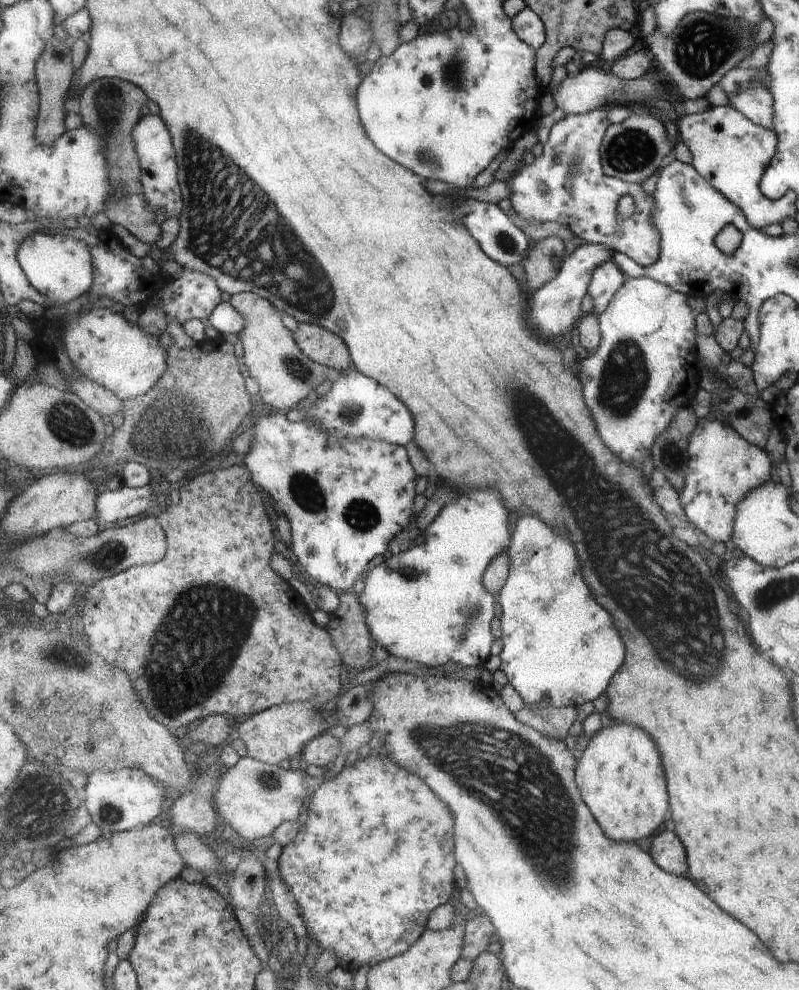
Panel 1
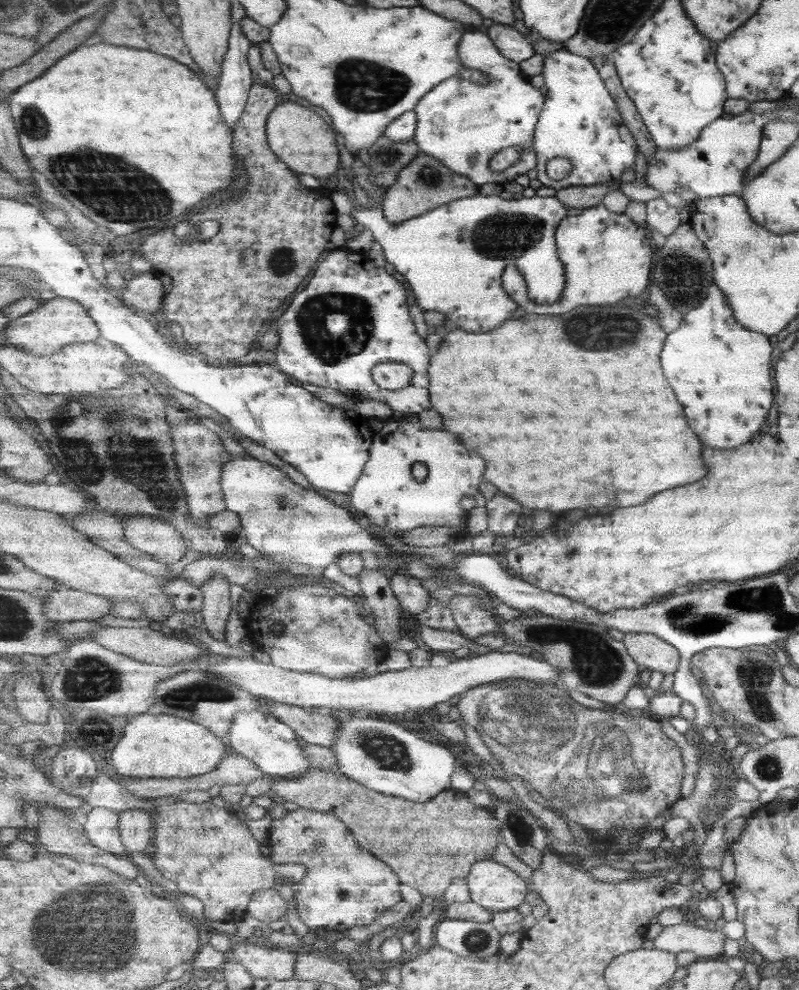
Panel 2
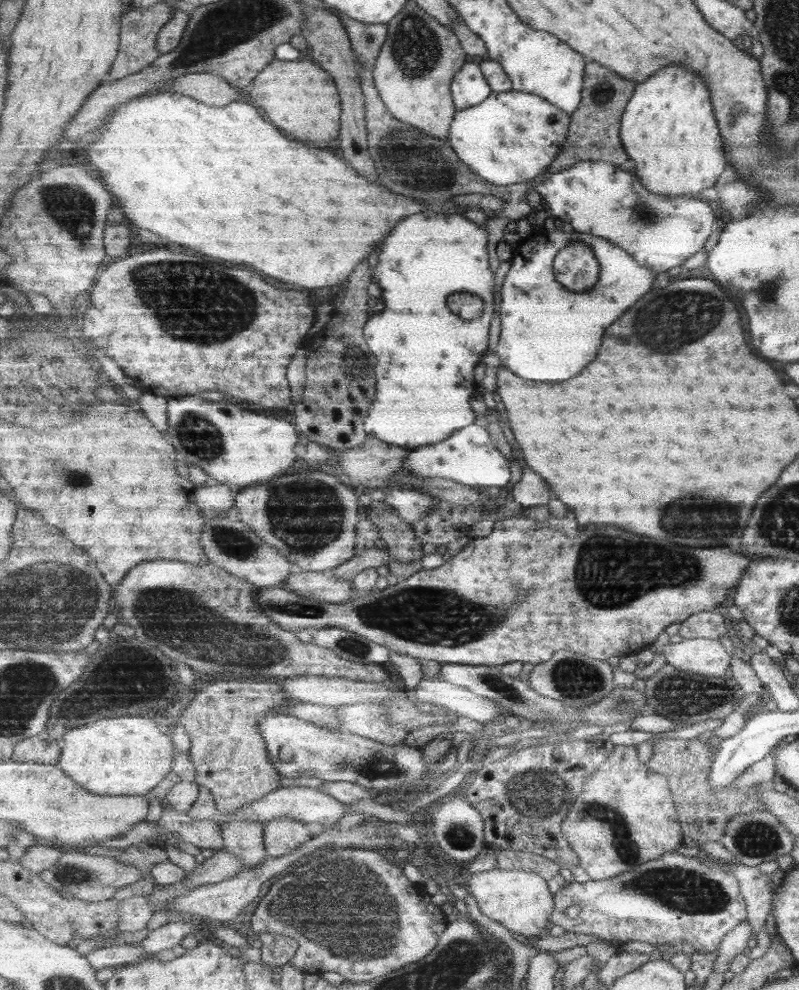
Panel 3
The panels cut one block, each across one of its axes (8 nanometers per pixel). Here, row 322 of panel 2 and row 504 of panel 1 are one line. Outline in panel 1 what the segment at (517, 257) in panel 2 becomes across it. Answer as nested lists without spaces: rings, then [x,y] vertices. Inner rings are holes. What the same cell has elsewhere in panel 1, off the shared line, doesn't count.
[[[473,490],[473,492],[469,492],[469,494],[465,493],[459,497],[457,497],[453,502],[449,503],[447,508],[441,509],[441,514],[439,514],[439,518],[429,526],[429,530],[427,530],[427,542],[423,544],[423,548],[419,546],[419,548],[411,547],[408,551],[403,552],[403,554],[399,553],[397,556],[391,555],[391,562],[387,560],[388,557],[384,559],[384,561],[378,564],[377,567],[371,569],[369,572],[365,574],[364,583],[365,590],[361,594],[361,601],[363,603],[364,609],[366,610],[366,621],[368,622],[368,627],[370,628],[372,637],[375,641],[378,642],[380,646],[385,648],[389,654],[393,655],[395,658],[403,658],[403,660],[413,660],[413,662],[419,662],[419,664],[427,664],[427,666],[443,666],[443,664],[447,664],[447,662],[456,662],[466,667],[479,666],[489,658],[489,654],[491,654],[491,646],[493,646],[493,634],[491,634],[491,622],[493,622],[493,618],[495,618],[495,598],[493,595],[485,588],[483,577],[489,563],[495,558],[498,554],[501,554],[505,549],[509,550],[510,544],[512,543],[512,531],[513,531],[513,515],[505,506],[503,506],[503,502],[501,502],[501,498],[499,498],[499,494],[495,494],[495,492],[491,492],[491,490],[485,490],[485,492],[479,492],[479,490]]]

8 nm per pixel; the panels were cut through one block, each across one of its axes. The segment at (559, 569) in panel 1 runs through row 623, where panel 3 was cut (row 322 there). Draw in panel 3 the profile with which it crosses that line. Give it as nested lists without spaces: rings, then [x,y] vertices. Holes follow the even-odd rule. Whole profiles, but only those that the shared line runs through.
[[[532,224],[522,250],[514,252],[510,261],[510,268],[500,288],[502,336],[497,353],[499,353],[500,362],[515,374],[537,382],[561,382],[577,376],[589,362],[597,358],[597,352],[607,328],[623,312],[627,312],[639,298],[643,298],[653,288],[653,282],[657,278],[655,271],[640,266],[629,251],[608,242],[605,238],[575,230],[565,232],[563,228],[556,227],[549,232],[540,231],[537,224]],[[581,241],[586,242],[595,251],[601,264],[601,277],[599,283],[587,292],[571,292],[568,287],[557,282],[553,264],[561,249],[565,249],[565,246],[571,245],[572,242]]]

